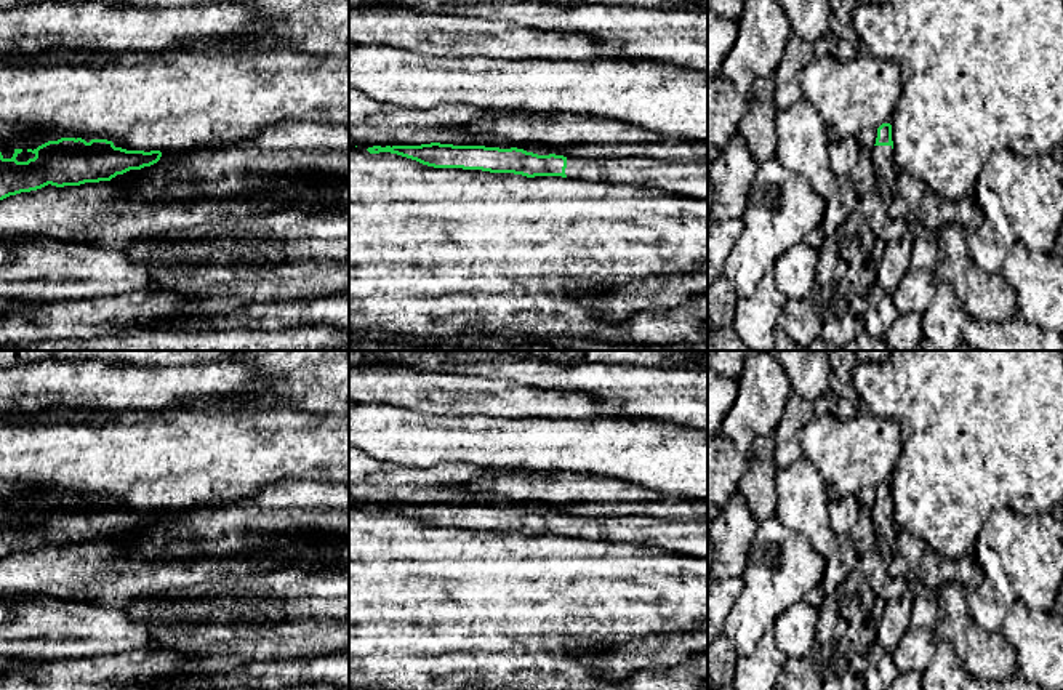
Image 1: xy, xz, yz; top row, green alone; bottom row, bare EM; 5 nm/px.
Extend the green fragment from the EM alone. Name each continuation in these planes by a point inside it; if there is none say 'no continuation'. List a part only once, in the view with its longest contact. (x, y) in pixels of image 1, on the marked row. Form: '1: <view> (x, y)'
1: xz (676, 176)

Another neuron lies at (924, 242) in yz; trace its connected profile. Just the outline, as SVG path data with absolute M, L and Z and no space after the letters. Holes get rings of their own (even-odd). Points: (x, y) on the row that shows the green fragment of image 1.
M917 219L909 223L909 234L913 235L909 267L933 271L937 259L937 234L929 231Z

